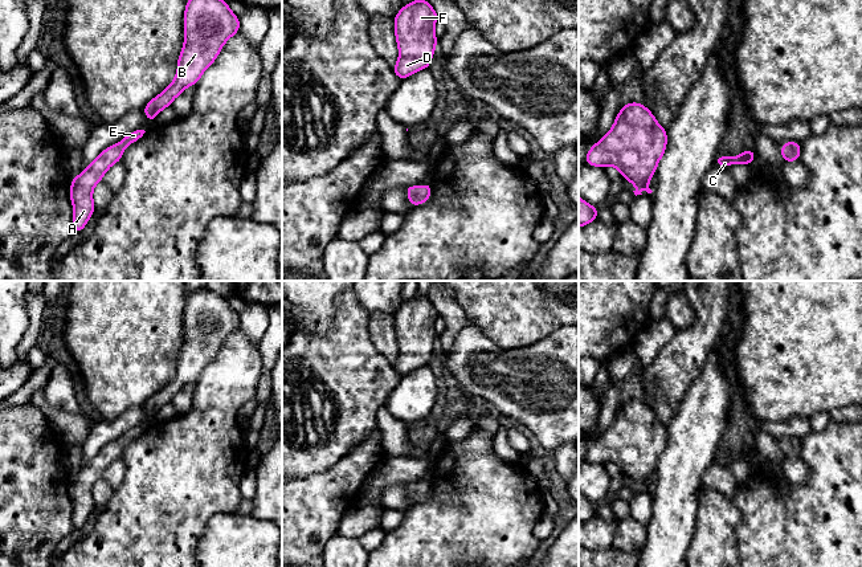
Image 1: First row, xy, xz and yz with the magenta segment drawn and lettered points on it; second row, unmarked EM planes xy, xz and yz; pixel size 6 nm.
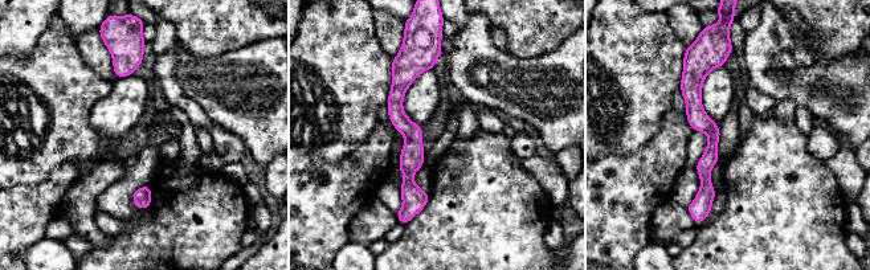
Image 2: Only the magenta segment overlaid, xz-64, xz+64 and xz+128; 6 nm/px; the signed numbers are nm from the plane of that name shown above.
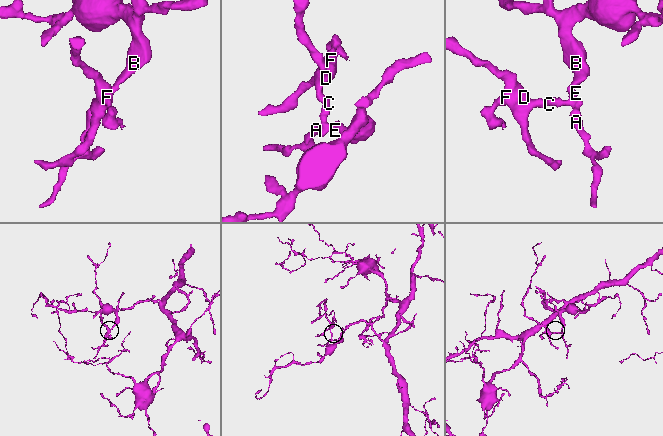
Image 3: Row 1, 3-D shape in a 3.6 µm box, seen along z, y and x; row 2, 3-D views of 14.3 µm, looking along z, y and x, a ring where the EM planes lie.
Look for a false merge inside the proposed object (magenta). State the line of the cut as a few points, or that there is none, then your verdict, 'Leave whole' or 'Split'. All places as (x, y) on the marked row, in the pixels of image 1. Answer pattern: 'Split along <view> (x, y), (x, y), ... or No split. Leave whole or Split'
No split. Leave whole

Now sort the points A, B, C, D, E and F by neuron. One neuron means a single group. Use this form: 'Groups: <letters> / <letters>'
Groups: A B C D E F

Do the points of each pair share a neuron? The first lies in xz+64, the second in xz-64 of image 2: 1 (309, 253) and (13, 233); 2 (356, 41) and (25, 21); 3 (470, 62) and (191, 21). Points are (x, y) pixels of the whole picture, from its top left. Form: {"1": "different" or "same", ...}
{"1": "same", "2": "different", "3": "different"}

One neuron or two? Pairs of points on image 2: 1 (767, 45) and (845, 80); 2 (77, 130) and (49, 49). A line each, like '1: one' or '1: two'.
1: one
2: one

